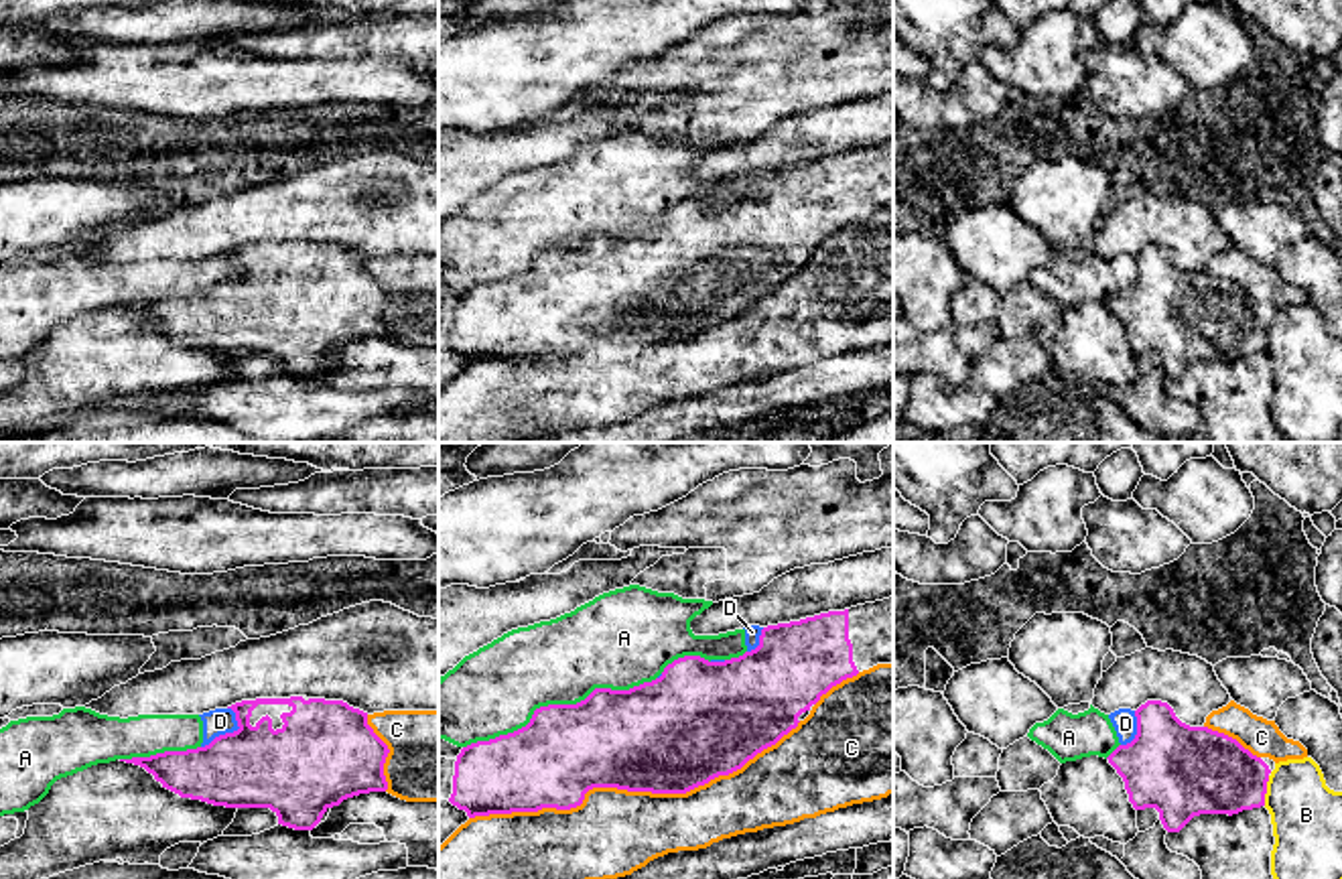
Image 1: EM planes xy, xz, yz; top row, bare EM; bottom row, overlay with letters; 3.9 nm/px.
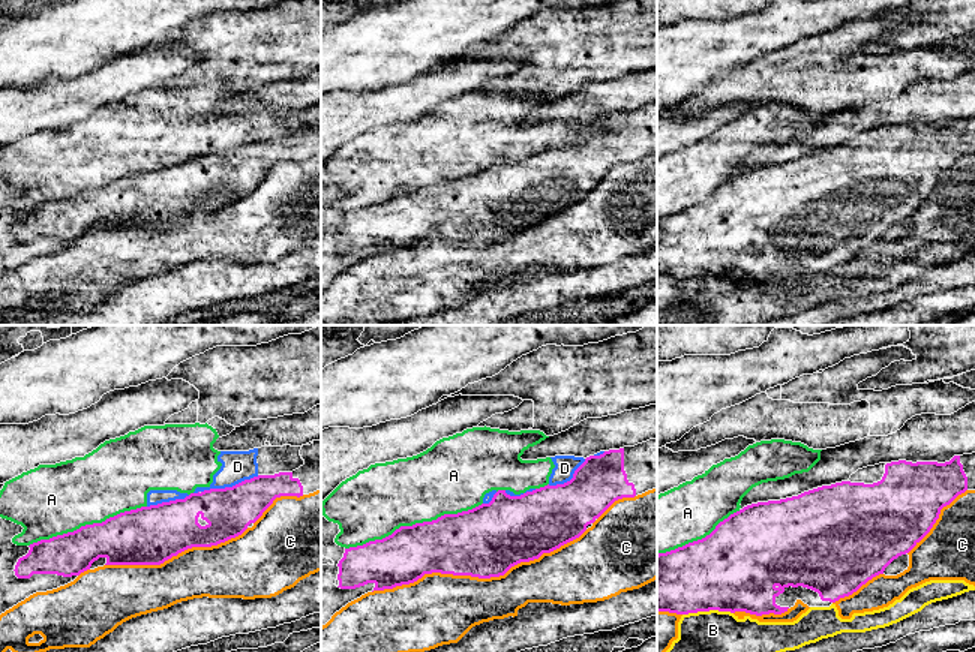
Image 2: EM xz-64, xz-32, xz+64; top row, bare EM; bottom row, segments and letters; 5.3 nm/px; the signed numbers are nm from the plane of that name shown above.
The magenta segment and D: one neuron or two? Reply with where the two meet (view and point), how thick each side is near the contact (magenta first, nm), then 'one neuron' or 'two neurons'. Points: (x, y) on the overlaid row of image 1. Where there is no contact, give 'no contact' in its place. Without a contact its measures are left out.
xy (230, 733) | 320/110 nm | two neurons

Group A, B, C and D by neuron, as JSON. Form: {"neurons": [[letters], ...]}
{"neurons": [["A", "D"], ["B"], ["C"]]}

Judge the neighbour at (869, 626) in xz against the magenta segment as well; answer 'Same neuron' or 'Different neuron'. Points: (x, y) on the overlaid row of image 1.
Same neuron

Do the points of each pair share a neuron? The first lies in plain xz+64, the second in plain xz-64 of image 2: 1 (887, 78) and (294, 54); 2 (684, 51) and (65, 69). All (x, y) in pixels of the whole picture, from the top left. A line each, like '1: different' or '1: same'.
1: same
2: same

